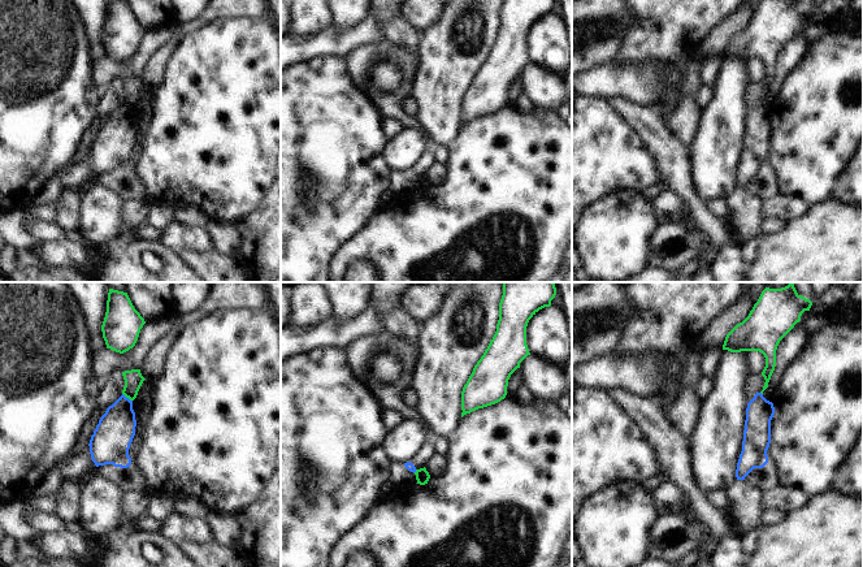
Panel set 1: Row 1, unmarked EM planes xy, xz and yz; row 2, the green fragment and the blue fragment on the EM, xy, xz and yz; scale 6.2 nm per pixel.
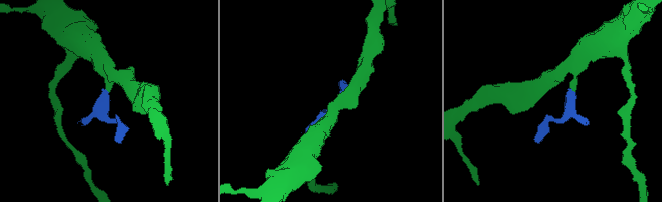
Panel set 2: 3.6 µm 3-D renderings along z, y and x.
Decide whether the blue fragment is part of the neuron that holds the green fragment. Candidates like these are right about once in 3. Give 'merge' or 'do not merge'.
do not merge

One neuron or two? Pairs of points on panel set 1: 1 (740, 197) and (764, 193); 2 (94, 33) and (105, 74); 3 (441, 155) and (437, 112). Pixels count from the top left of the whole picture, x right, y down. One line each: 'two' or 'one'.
1: two
2: two
3: two

